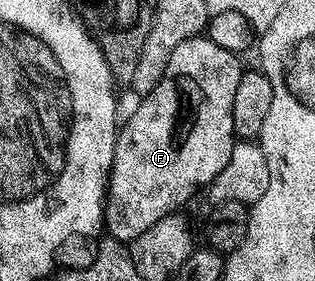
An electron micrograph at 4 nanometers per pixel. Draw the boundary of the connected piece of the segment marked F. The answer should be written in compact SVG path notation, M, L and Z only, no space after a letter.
M206 34L188 38L188 42L180 42L180 46L172 50L164 78L137 101L138 109L127 120L125 117L118 130L104 209L104 228L111 237L123 242L133 241L135 236L144 234L148 226L156 226L160 218L175 215L176 209L182 210L180 208L224 170L236 143L232 101L236 99L236 86L240 86L244 71L244 65L238 60L241 59L235 53L224 50L224 46L216 46Z

